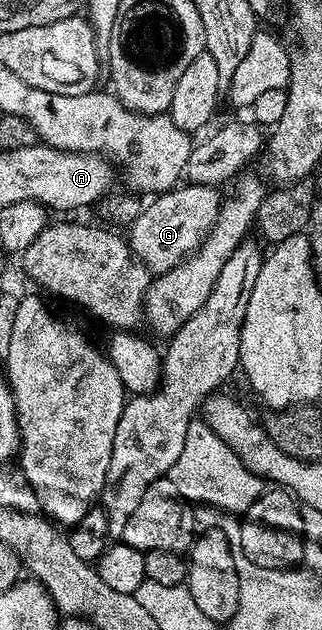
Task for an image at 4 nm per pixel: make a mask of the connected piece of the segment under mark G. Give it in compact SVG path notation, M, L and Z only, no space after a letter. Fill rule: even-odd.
M181 184L166 194L158 194L152 199L153 202L144 207L138 218L133 221L127 230L127 241L133 252L134 258L147 267L154 275L166 274L171 268L185 261L189 255L201 249L201 242L211 232L215 220L221 211L223 201L222 191L215 186L194 186L192 184Z

